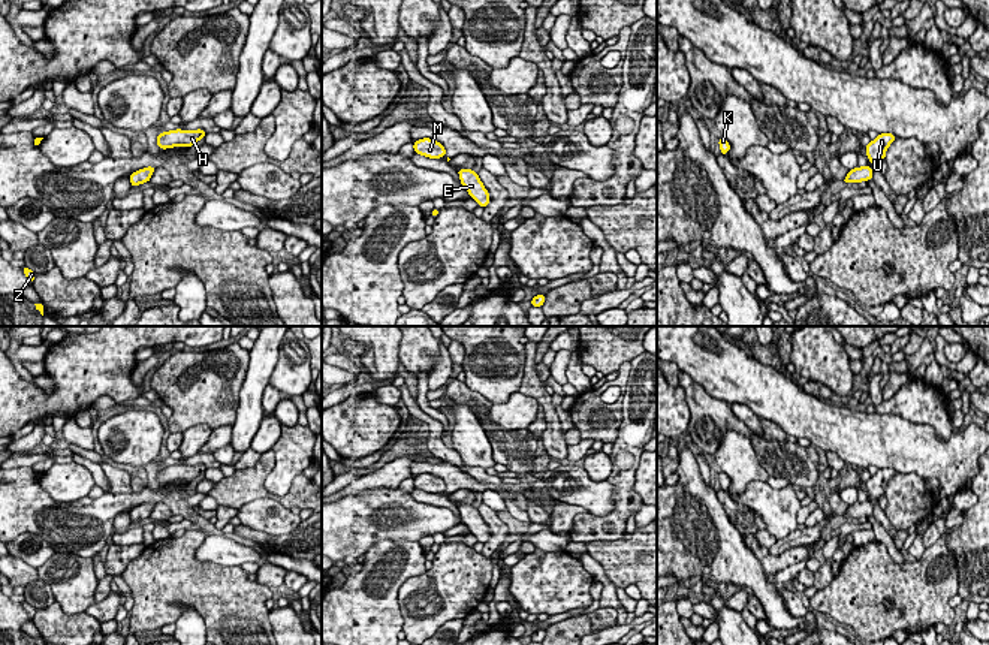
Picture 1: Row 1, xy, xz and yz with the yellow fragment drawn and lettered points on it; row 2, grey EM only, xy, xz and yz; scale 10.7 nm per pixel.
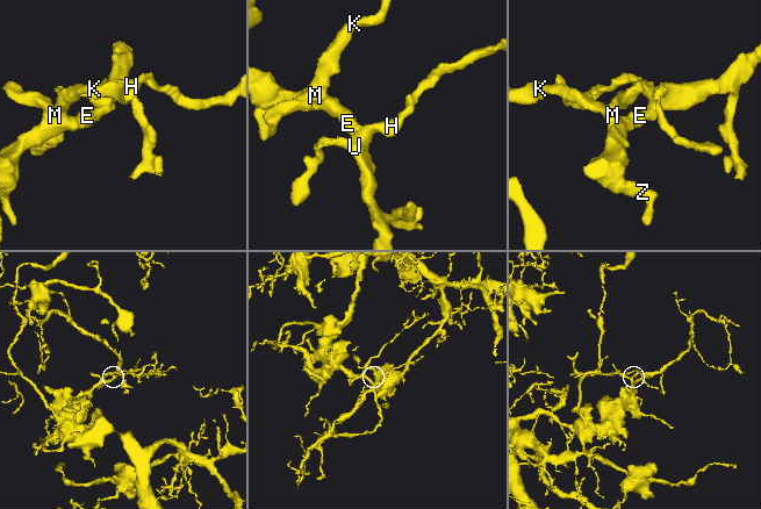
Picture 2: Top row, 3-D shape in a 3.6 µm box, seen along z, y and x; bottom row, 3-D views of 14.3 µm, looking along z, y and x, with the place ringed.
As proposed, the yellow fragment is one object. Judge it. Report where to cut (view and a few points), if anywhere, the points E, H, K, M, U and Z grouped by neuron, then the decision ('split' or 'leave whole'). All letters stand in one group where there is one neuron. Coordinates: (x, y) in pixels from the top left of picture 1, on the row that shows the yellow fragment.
no cut | E H K M U Z | leave whole

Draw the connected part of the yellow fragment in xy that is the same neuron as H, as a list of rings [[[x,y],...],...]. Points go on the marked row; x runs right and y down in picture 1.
[[[175,129],[175,130],[159,133],[156,139],[157,139],[157,147],[162,150],[168,150],[174,147],[190,148],[198,141],[202,141],[205,135],[206,132],[203,129],[196,129],[196,130]]]

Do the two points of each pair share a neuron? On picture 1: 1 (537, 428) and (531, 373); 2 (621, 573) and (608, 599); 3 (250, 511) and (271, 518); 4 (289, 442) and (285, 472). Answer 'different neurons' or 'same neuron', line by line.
1: different neurons
2: different neurons
3: same neuron
4: same neuron

